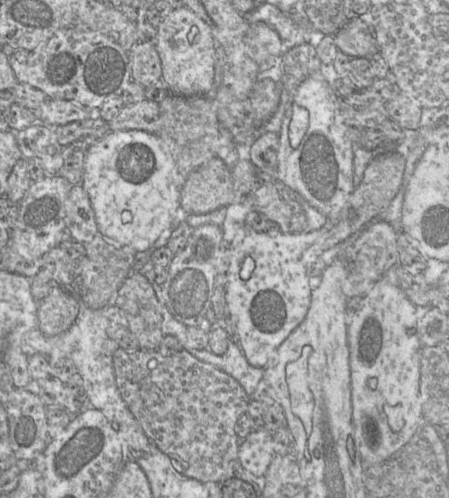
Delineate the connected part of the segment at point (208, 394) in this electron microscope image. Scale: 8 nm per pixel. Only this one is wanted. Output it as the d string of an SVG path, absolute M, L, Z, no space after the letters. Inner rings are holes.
M118 347L113 354L113 364L116 383L121 396L128 408L140 423L142 429L148 438L155 444L155 446L168 455L174 464L177 466L178 471L187 477L202 481L202 482L218 482L222 475L225 473L228 465L234 460L238 459L238 435L235 431L235 424L238 418L247 411L250 397L246 394L242 386L229 374L216 368L215 366L205 363L194 357L189 351L182 349L173 355L163 355L158 350L141 350L135 352L127 352L126 350Z

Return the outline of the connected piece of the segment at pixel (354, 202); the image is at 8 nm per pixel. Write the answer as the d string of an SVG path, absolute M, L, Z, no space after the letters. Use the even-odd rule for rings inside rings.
M394 149L375 152L361 183L318 230L267 233L244 226L237 232L229 244L226 302L229 317L239 335L240 348L249 364L265 368L277 348L304 320L311 303L310 272L316 259L327 249L340 246L349 237L358 234L389 205L401 187L405 162L404 155ZM246 257L255 261L255 269L248 280L243 280L240 270Z

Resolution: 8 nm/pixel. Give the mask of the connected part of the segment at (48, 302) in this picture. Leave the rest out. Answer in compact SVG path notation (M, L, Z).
M53 286L38 305L39 329L45 336L57 336L71 328L80 311L80 301L62 286Z

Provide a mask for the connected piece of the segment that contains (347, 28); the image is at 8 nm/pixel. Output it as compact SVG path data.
M352 17L344 27L334 35L339 51L350 58L370 58L378 53L372 27L359 17Z

